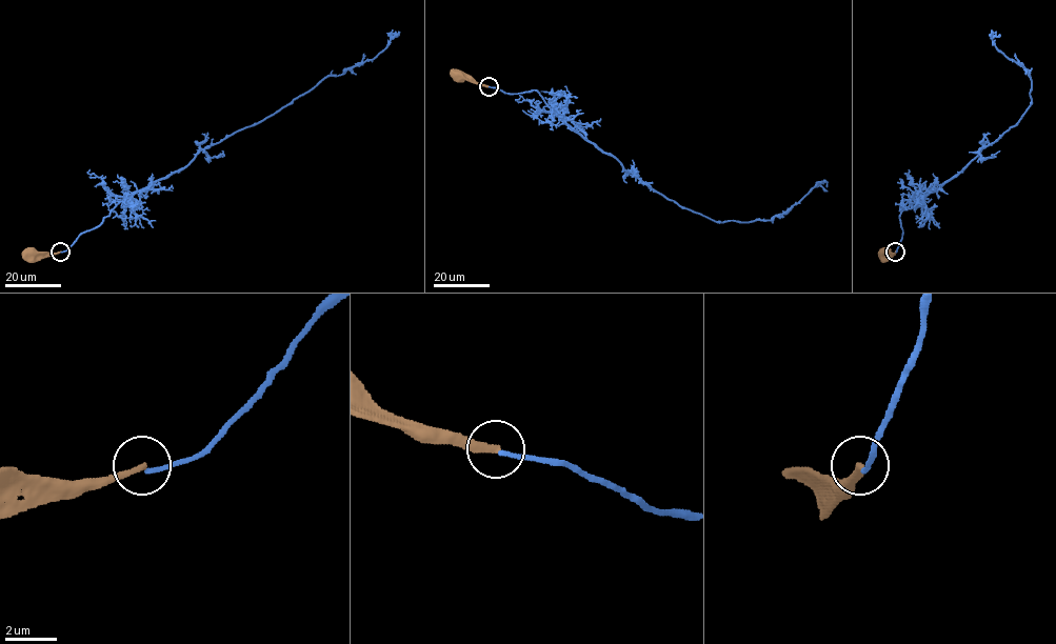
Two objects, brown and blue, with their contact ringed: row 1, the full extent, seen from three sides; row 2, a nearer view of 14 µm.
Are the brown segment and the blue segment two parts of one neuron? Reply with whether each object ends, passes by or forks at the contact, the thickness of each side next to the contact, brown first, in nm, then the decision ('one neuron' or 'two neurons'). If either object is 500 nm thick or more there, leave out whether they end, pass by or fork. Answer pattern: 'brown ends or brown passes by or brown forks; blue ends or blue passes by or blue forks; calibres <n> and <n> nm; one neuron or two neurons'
brown ends; blue ends; calibres 280 and 150 nm; two neurons

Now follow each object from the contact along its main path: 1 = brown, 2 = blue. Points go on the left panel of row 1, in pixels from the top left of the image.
1: (60, 252), (28, 254)
2: (61, 252), (97, 227), (126, 197), (182, 169), (205, 148), (262, 121), (326, 77), (373, 59), (399, 32)

